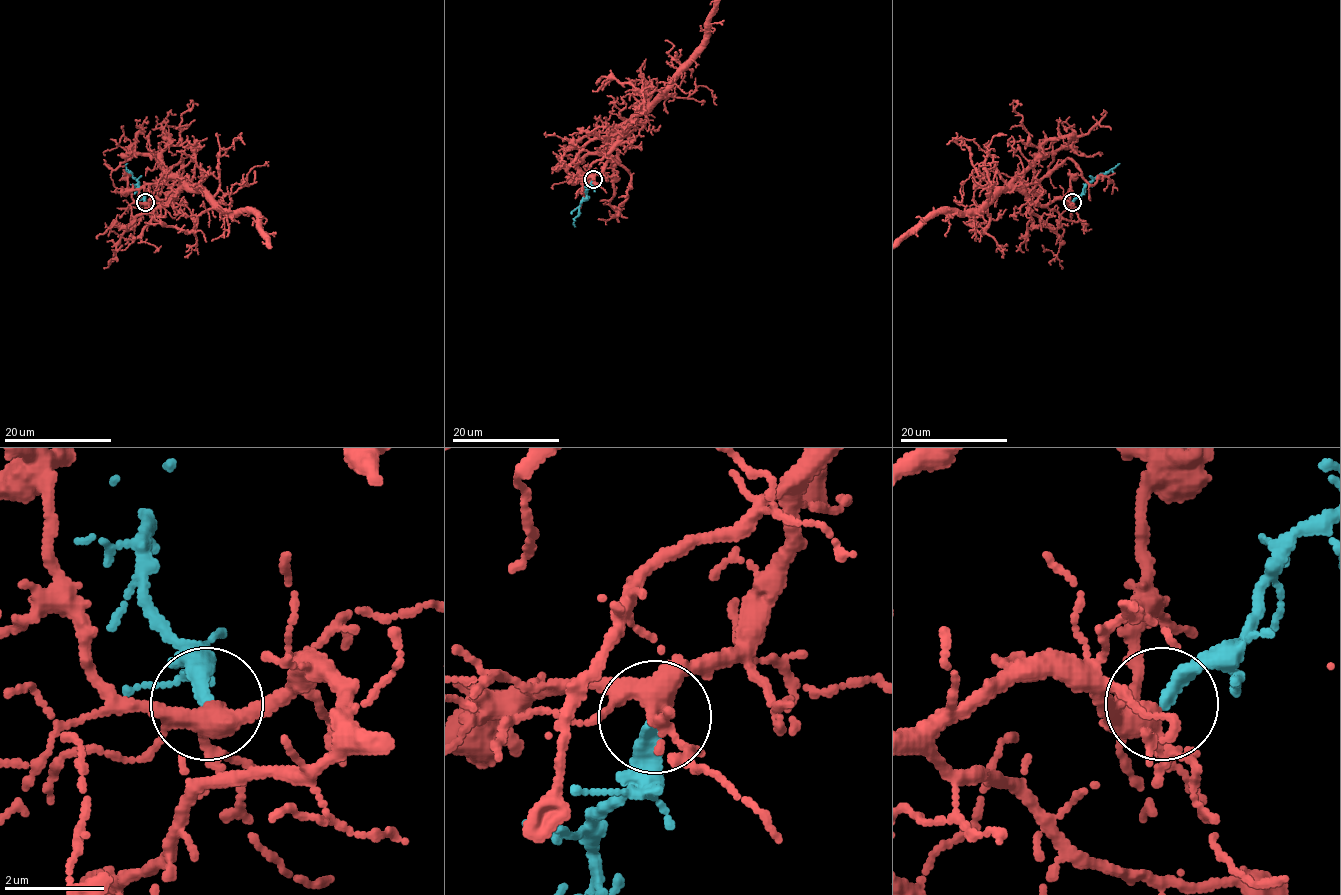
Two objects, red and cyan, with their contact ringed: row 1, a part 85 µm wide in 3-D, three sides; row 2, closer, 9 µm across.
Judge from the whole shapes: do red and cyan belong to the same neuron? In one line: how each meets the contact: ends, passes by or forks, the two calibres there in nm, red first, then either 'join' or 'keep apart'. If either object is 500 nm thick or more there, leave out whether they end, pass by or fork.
red forks; cyan ends; calibres 380 and 300 nm; join

